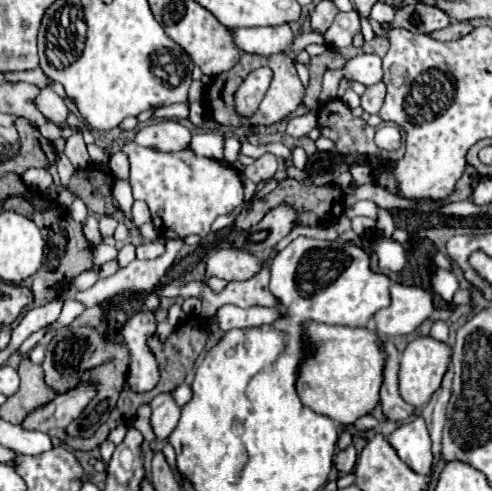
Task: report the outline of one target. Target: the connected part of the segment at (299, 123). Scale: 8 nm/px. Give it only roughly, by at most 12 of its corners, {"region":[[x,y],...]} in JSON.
{"region":[[316,112],[292,118],[286,134],[306,136],[316,128]]}

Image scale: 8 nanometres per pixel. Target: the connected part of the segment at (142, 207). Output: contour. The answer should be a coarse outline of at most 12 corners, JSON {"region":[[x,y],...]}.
{"region":[[134,200],[132,222],[136,226],[150,222],[150,210],[144,202]]}

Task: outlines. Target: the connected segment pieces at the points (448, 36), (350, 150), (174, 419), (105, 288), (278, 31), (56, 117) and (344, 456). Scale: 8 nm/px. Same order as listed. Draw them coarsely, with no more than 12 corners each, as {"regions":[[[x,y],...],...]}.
{"regions":[[[450,22],[432,32],[434,40],[458,40],[472,30],[468,22]],[[342,100],[318,112],[318,128],[340,154],[398,160],[378,148],[376,128],[354,118]],[[172,394],[152,402],[152,428],[158,440],[168,438],[180,420]],[[168,240],[154,260],[132,260],[110,278],[80,292],[72,284],[62,298],[86,308],[126,290],[152,290],[170,268],[182,240]],[[288,24],[228,28],[240,52],[270,56],[290,52]],[[44,88],[36,106],[48,122],[66,126],[68,106],[50,88]],[[352,444],[338,450],[334,466],[340,474],[352,472],[356,450]]]}

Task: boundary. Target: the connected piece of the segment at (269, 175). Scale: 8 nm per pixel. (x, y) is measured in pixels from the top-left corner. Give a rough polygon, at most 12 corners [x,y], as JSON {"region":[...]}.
{"region":[[274,154],[260,156],[246,166],[246,178],[258,186],[274,178],[278,168]]}

